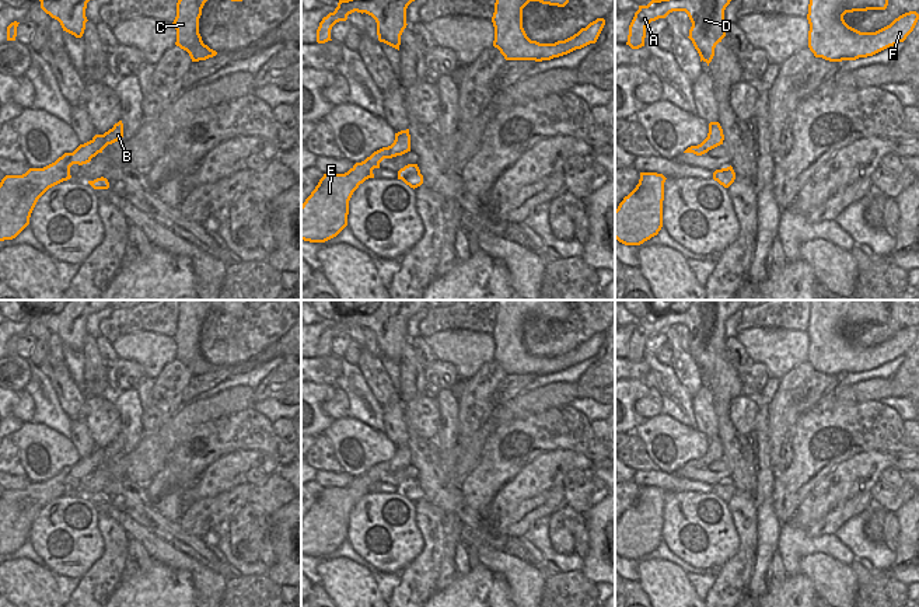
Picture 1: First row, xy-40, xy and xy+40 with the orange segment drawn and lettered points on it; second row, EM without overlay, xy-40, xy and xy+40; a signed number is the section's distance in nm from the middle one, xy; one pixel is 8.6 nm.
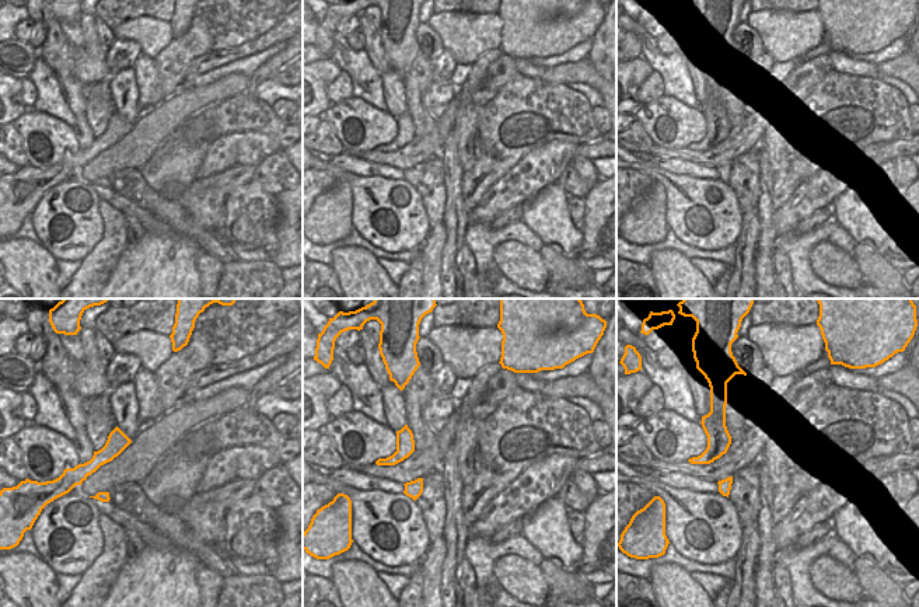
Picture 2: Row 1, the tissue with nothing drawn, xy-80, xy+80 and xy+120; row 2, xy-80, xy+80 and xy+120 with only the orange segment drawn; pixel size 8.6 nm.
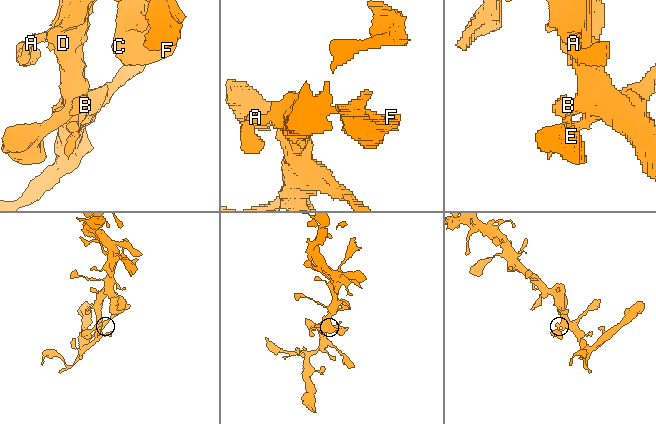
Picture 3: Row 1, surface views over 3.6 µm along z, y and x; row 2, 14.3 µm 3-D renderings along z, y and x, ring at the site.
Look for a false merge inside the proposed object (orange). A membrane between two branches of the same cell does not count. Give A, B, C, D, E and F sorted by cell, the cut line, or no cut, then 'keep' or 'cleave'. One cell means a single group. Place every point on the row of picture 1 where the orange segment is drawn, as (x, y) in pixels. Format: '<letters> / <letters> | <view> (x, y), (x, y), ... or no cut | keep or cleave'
A B C D E F | no cut | keep

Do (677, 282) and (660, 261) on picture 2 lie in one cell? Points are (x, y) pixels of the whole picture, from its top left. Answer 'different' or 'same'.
same

